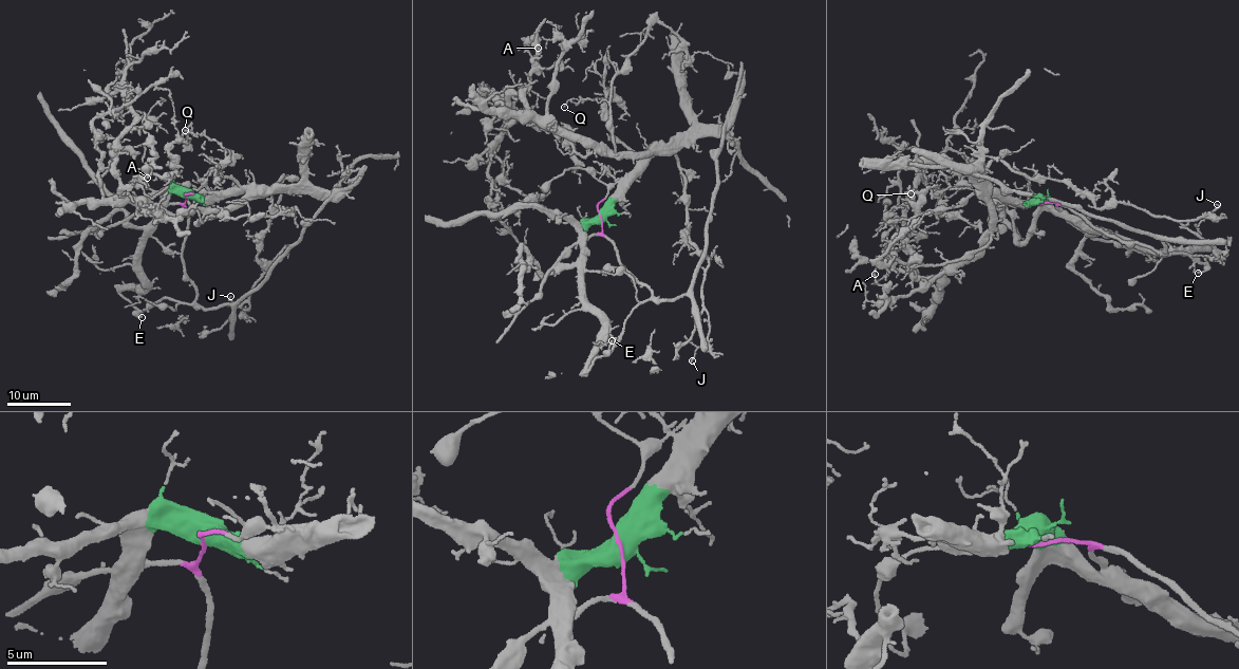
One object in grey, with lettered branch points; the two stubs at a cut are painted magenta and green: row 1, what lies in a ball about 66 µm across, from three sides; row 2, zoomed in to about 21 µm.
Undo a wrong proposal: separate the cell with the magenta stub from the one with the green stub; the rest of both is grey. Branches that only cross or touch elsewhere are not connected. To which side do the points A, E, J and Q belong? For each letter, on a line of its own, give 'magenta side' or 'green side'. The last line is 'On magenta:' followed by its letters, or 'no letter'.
A: green side
E: magenta side
J: green side
Q: green side
On magenta: E

